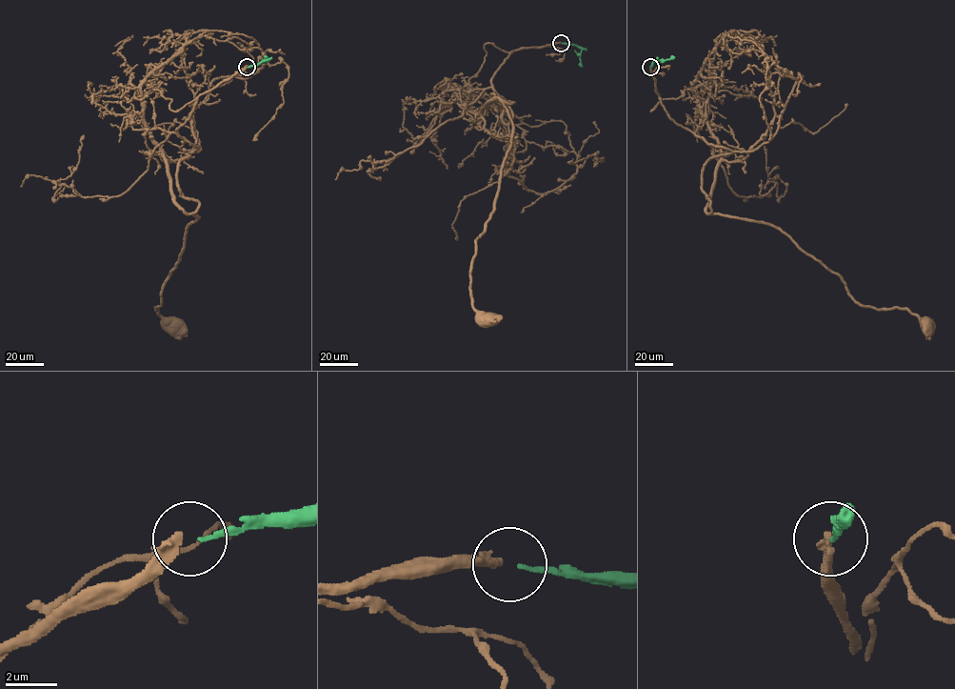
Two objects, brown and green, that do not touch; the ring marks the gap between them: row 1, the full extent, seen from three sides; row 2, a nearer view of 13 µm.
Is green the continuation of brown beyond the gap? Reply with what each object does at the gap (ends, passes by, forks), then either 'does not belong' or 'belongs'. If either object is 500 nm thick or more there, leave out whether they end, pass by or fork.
brown ends there; green ends there; belongs

